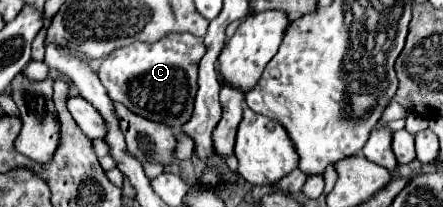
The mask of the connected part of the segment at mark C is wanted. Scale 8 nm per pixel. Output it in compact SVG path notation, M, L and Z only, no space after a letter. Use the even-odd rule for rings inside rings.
M169 33L157 43L135 41L123 49L115 49L115 53L101 63L99 77L107 89L107 95L115 103L125 105L129 111L145 119L165 123L169 127L181 127L193 113L197 65L203 55L205 45L201 37Z

